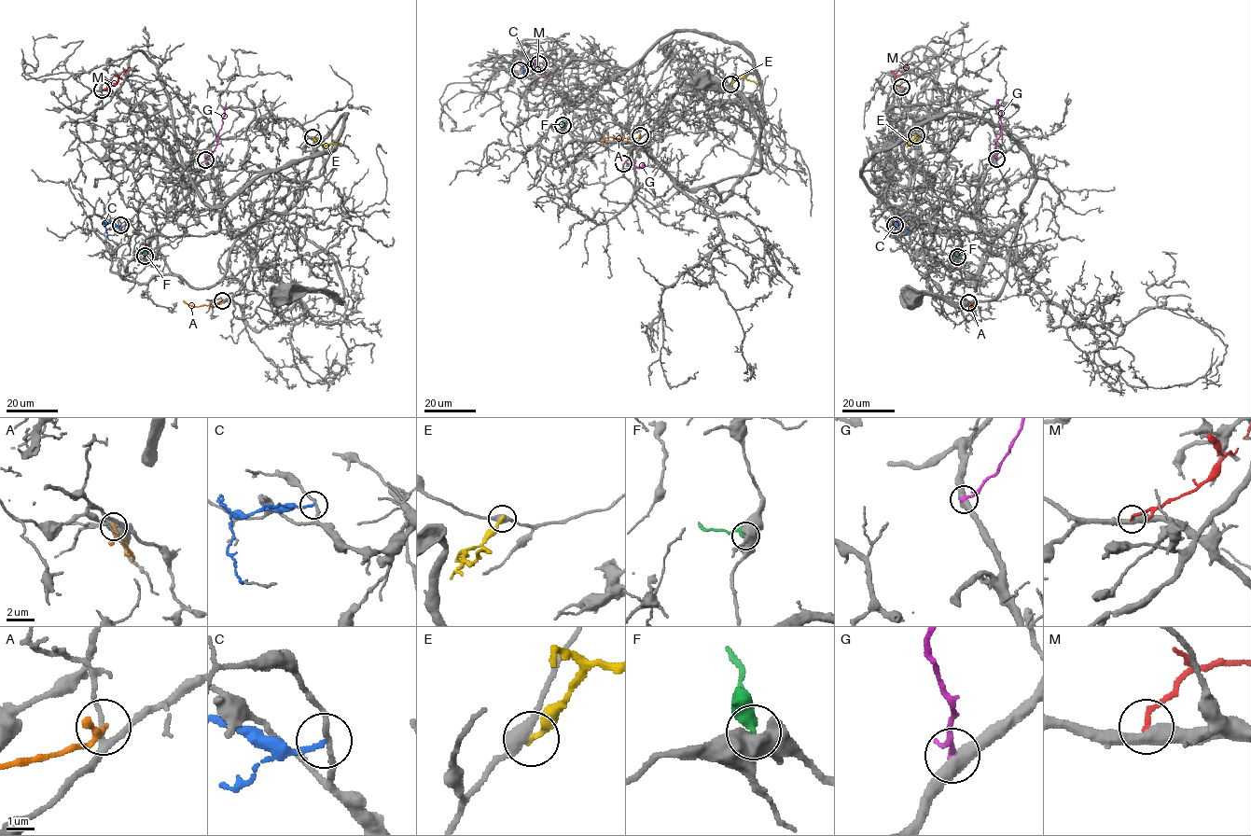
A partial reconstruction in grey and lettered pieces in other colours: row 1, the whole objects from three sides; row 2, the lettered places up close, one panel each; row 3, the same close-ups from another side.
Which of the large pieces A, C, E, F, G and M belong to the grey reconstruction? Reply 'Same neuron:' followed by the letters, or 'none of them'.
Same neuron: F

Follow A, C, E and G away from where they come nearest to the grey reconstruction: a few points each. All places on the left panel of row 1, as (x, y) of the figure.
A: (222, 300), (214, 305), (192, 306), (183, 300)
C: (120, 225), (104, 222), (108, 238)
E: (312, 137), (318, 143), (329, 145), (339, 140)
G: (205, 160), (217, 143), (226, 102)

